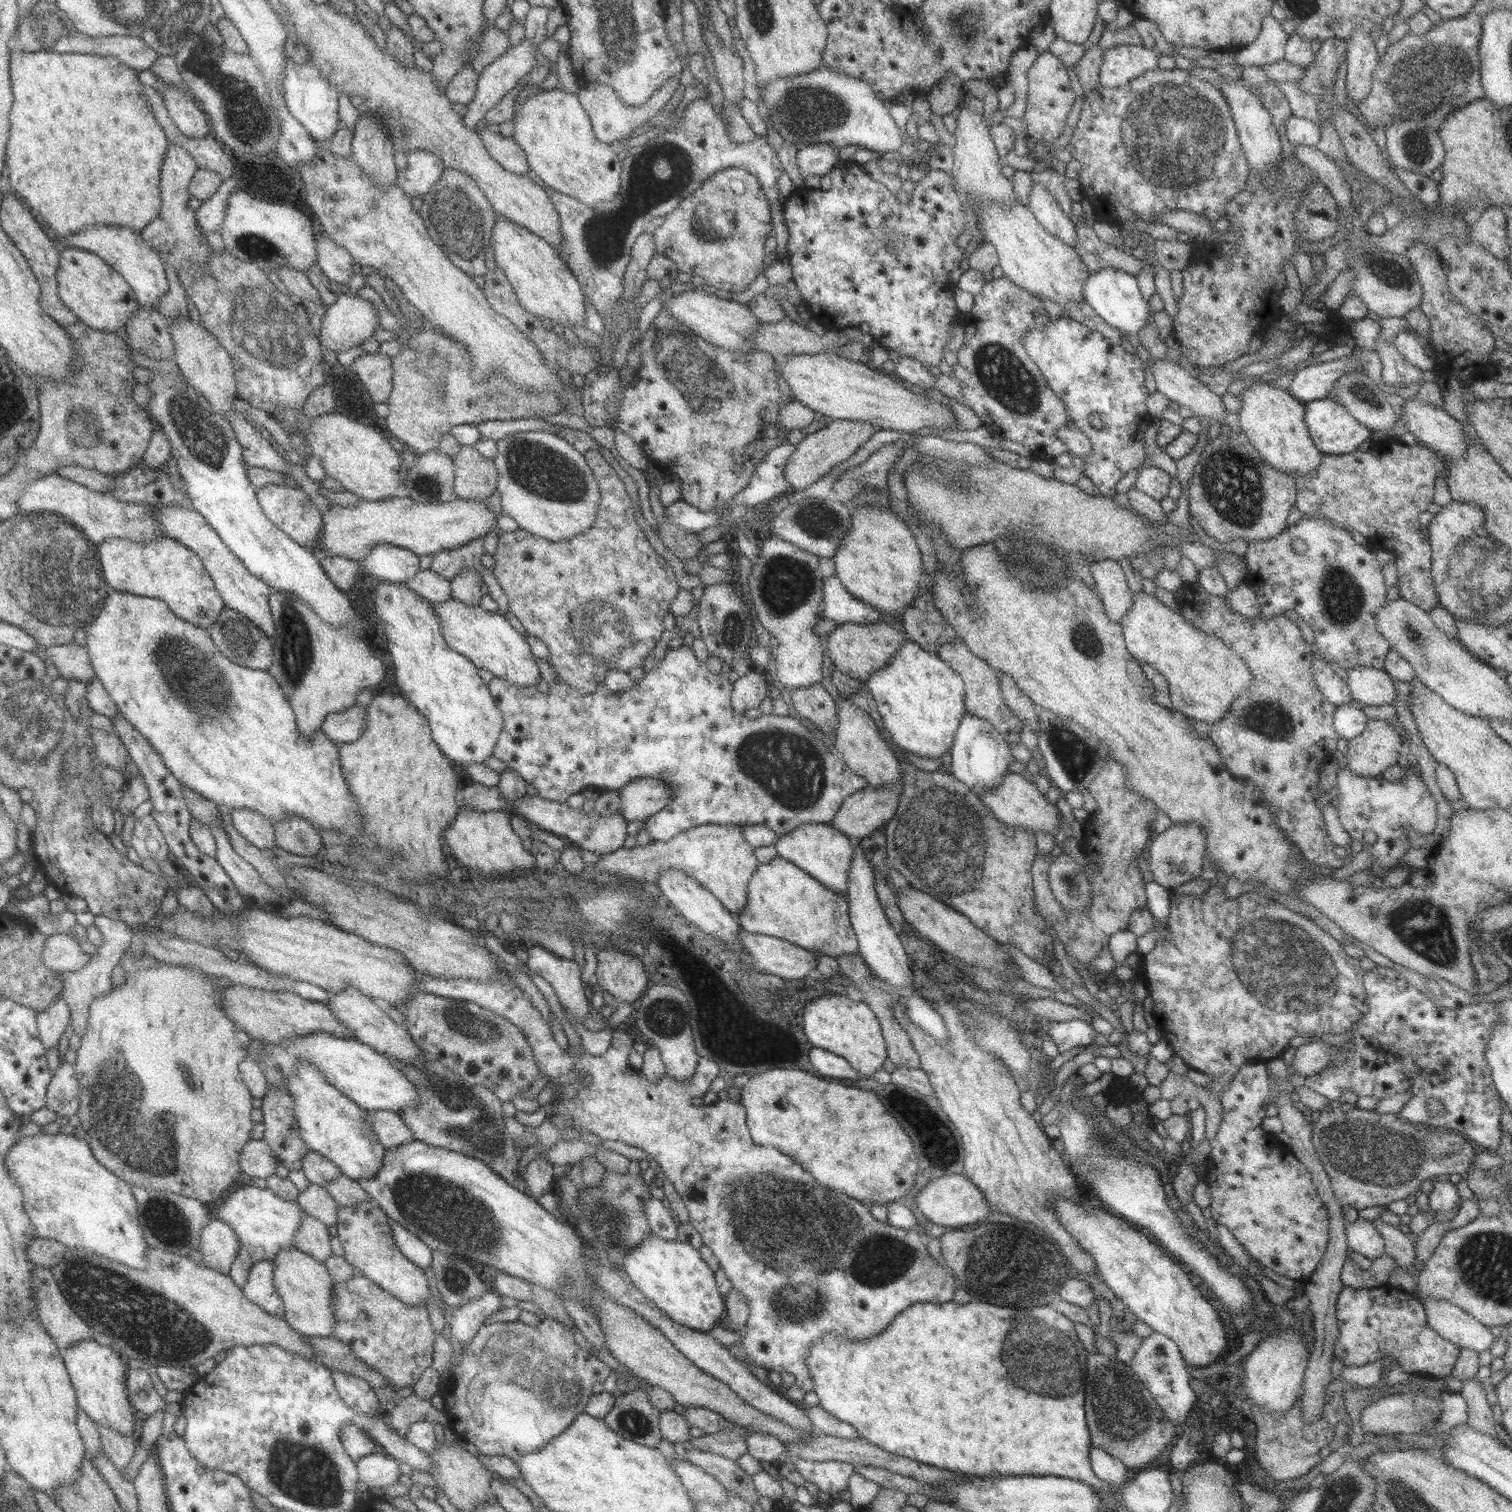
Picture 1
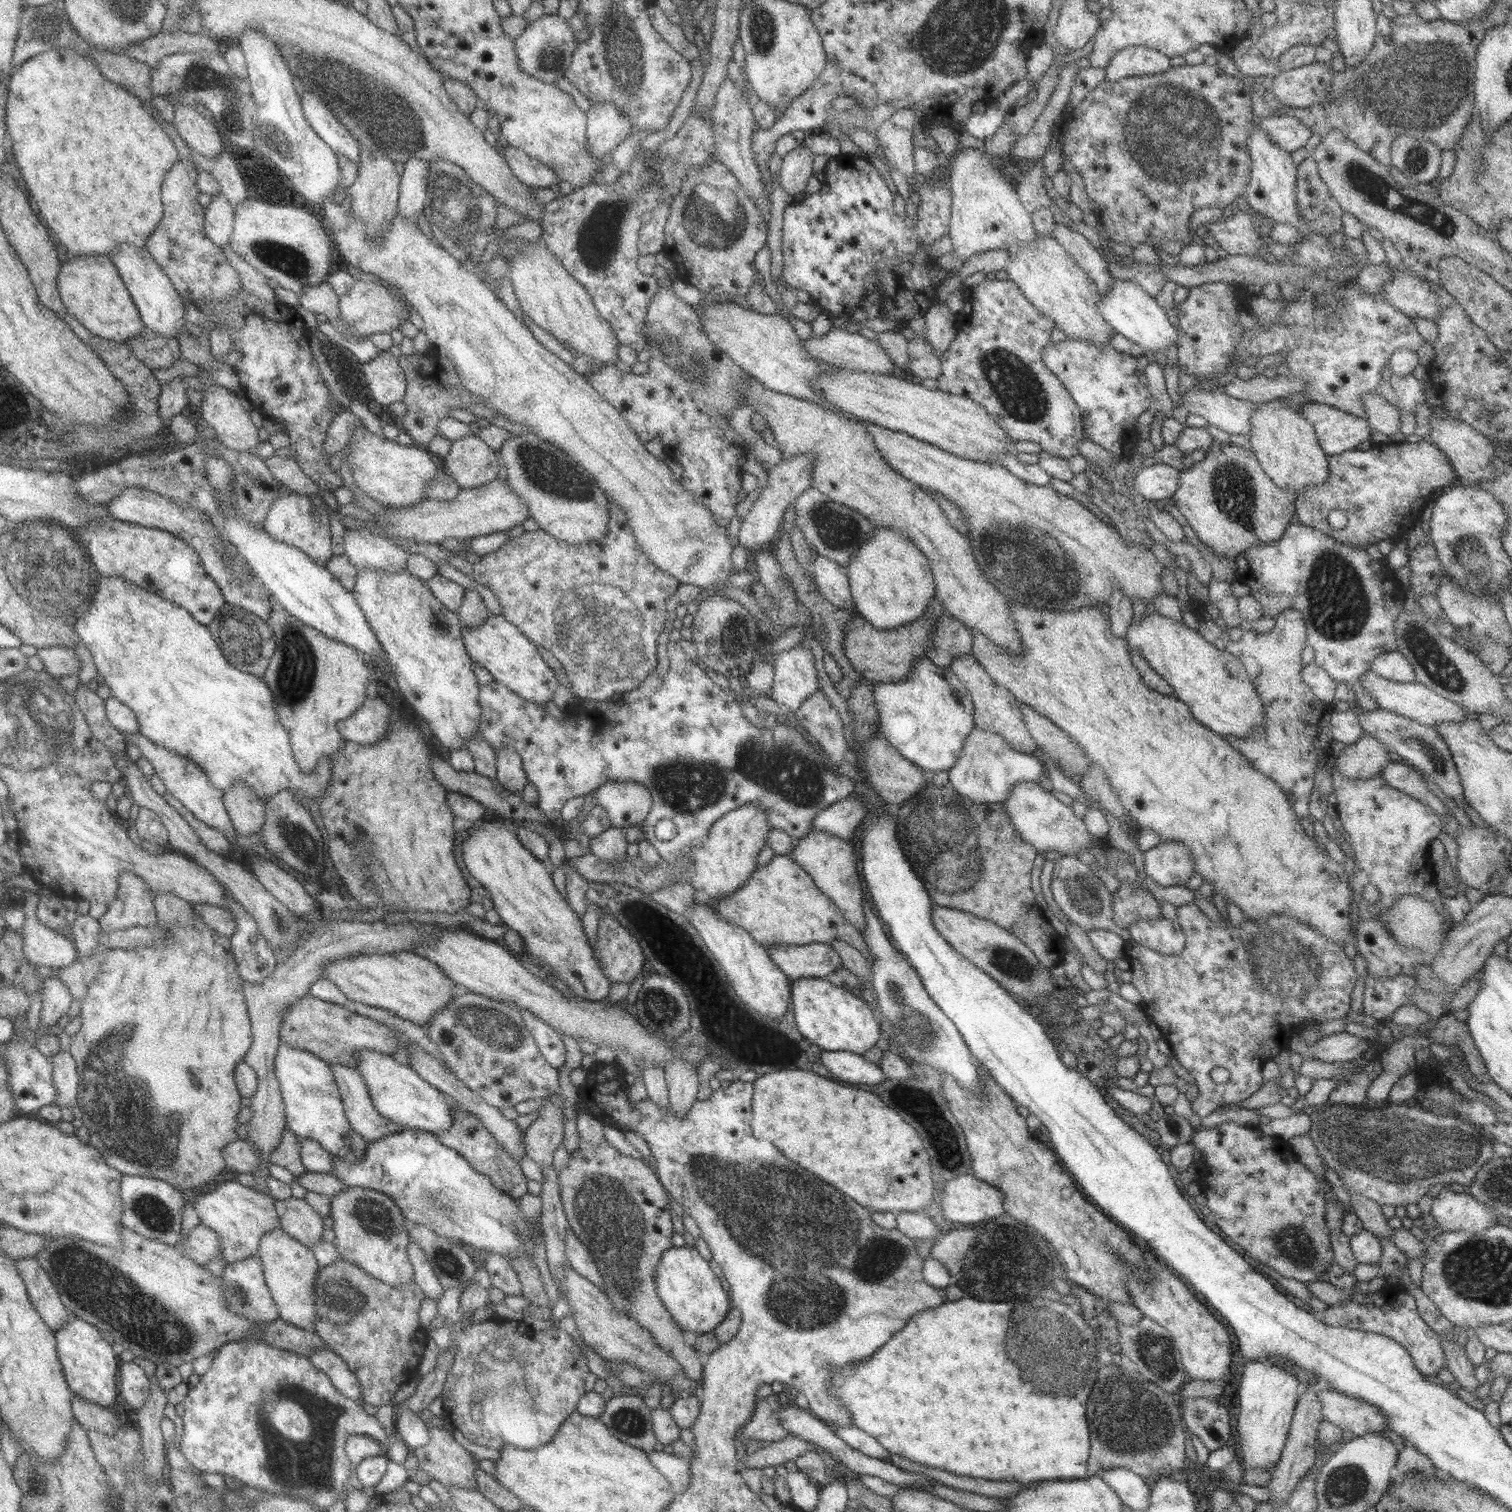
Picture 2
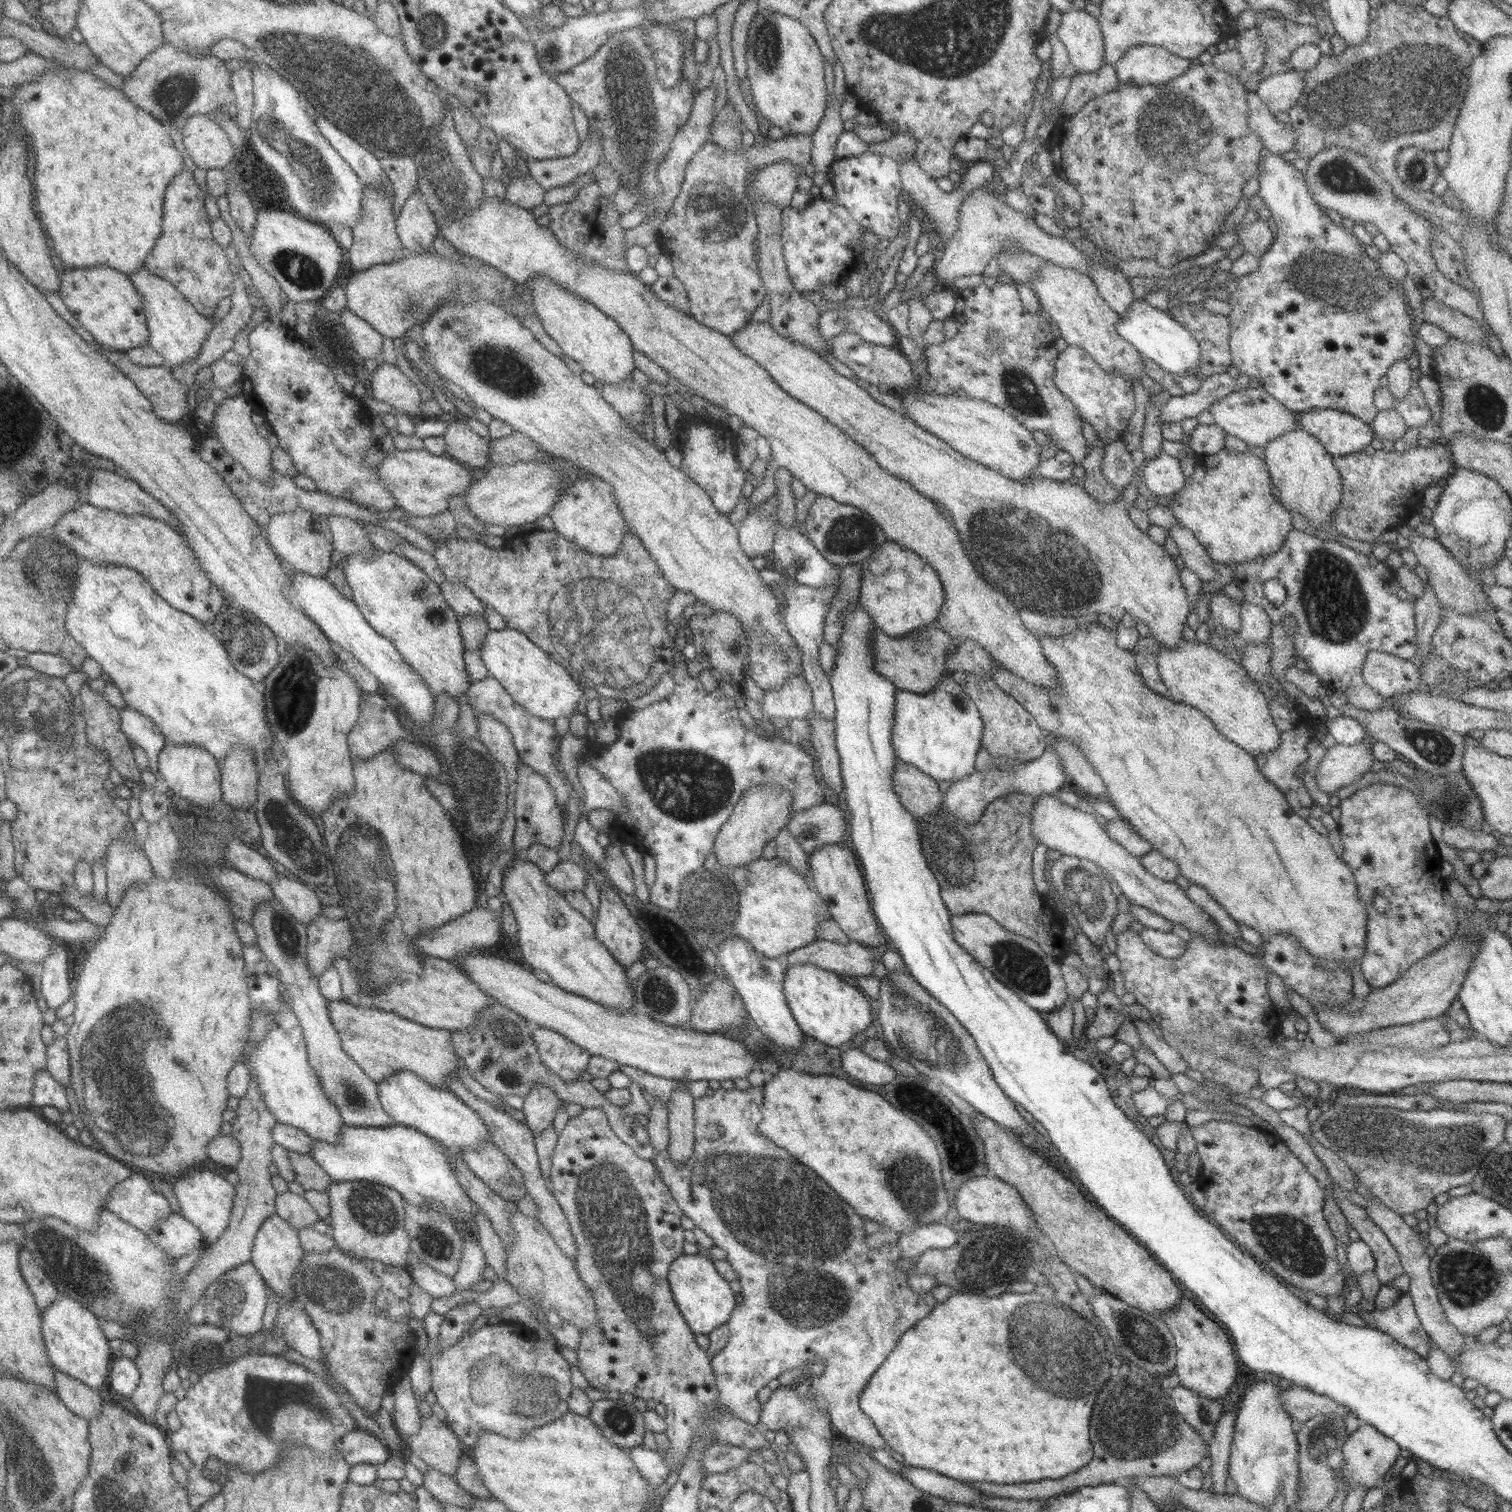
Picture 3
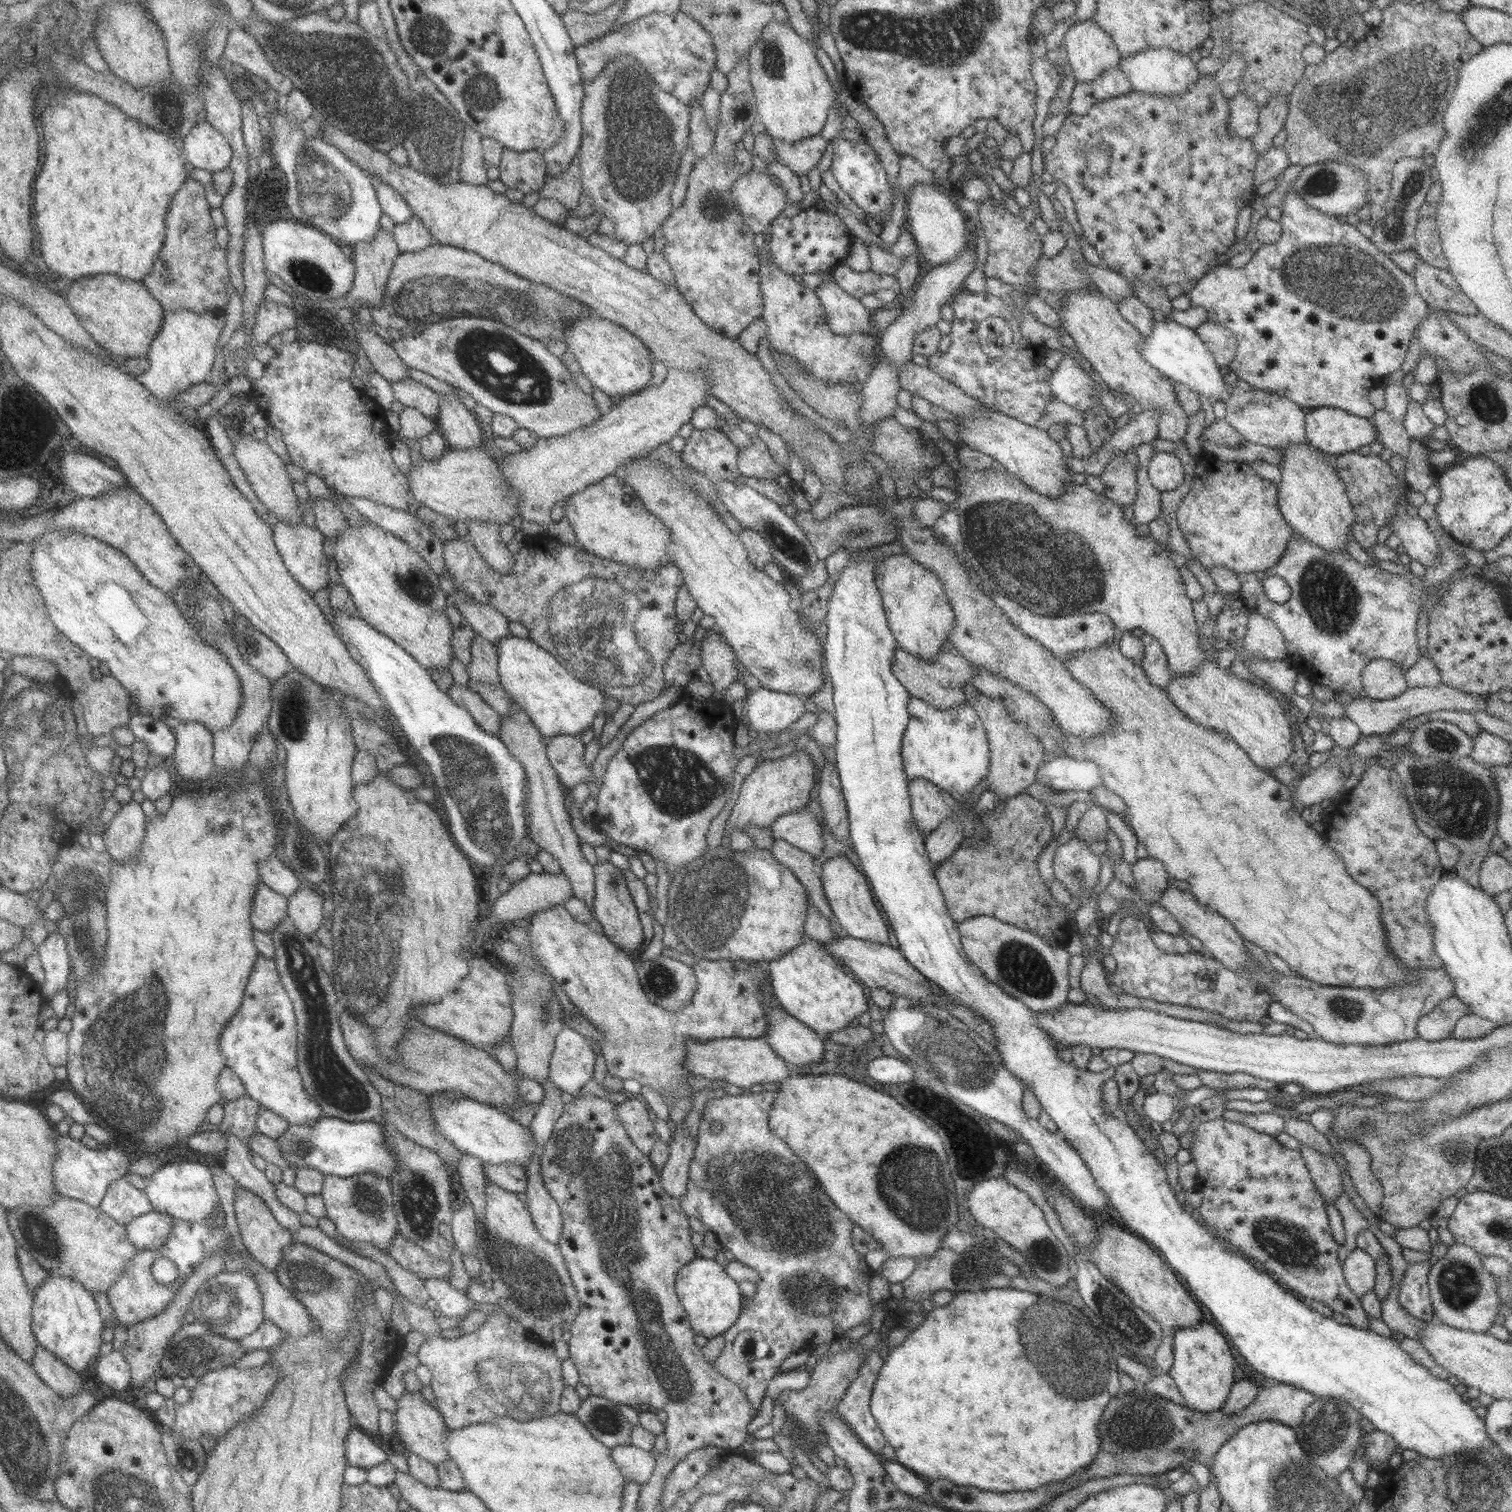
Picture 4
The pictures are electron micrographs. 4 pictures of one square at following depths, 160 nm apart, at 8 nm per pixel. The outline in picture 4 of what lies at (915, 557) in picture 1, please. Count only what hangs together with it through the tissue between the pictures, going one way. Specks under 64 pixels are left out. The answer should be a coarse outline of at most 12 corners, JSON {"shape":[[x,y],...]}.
{"shape":[[905,552],[875,568],[898,646],[933,661],[955,614],[945,584]]}

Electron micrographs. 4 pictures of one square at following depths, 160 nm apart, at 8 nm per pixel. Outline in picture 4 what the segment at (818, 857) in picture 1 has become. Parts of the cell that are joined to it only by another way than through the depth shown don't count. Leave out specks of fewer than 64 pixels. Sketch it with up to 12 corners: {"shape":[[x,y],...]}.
{"shape":[[844,854],[819,873],[847,936],[889,944],[866,875]]}

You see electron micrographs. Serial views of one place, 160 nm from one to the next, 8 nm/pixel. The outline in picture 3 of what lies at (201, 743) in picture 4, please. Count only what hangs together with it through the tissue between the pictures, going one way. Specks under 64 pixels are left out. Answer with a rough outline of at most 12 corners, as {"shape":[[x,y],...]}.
{"shape":[[169,743],[159,774],[204,813],[223,801],[221,772],[202,748]]}

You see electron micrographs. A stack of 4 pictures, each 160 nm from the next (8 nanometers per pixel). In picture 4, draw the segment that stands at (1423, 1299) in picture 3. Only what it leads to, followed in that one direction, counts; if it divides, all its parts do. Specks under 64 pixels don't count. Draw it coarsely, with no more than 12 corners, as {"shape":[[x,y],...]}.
{"shape":[[1340,1138],[1349,1177],[1368,1209],[1380,1217],[1383,1186],[1371,1156],[1355,1140]]}

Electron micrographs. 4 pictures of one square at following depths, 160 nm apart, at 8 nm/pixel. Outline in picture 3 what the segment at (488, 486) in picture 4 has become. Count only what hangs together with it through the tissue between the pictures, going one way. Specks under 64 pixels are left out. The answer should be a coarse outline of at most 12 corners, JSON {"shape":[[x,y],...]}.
{"shape":[[426,449],[385,452],[379,479],[400,513],[436,519],[472,468]]}

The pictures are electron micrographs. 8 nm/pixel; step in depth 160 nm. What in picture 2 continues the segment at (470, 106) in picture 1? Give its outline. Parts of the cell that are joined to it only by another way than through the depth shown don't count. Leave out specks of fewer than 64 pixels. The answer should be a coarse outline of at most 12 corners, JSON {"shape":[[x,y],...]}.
{"shape":[[544,14],[514,39],[522,72],[563,78],[580,44],[568,19]]}

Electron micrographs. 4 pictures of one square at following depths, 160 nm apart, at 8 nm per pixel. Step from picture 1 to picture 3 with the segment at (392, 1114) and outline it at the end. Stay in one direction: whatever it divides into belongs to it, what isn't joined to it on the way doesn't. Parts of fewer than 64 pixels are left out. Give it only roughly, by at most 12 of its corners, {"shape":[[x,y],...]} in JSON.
{"shape":[[278,899],[250,923],[303,1028],[311,1067],[344,1124],[393,1124],[342,1048],[307,966],[306,924]]}

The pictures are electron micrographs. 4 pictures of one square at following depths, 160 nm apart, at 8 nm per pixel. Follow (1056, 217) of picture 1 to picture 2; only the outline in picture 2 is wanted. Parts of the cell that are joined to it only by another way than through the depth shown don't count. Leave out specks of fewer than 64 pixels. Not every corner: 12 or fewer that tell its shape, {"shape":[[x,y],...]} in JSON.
{"shape":[[1055,222],[1054,239],[1094,280],[1114,284],[1107,259],[1081,233]]}

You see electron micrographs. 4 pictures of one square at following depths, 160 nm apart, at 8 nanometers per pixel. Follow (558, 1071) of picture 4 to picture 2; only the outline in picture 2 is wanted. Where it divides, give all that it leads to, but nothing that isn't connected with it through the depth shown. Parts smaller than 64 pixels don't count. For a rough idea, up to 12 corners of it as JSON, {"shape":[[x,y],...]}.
{"shape":[[519,1008],[547,1064],[565,1064],[559,1032],[532,1012]]}

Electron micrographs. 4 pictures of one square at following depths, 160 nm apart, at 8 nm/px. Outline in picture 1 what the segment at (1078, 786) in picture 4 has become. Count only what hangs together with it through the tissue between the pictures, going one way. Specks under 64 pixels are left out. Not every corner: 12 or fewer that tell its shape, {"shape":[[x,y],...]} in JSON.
{"shape":[[960,720],[949,770],[970,792],[1000,785],[1015,762],[986,720]]}

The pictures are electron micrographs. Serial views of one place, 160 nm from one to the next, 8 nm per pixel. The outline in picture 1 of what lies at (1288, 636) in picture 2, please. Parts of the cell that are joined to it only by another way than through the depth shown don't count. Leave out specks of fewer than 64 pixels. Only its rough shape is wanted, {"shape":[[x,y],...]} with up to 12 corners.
{"shape":[[1198,581],[1181,615],[1253,676],[1208,736],[1308,863],[1333,870],[1315,798],[1338,706],[1286,615]]}

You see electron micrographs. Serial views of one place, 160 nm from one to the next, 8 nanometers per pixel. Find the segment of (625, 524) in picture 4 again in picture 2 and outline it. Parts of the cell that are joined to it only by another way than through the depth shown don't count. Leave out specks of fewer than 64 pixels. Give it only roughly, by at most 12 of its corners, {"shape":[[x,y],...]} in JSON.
{"shape":[[523,431],[499,456],[540,529],[599,541],[606,492],[561,448]]}

